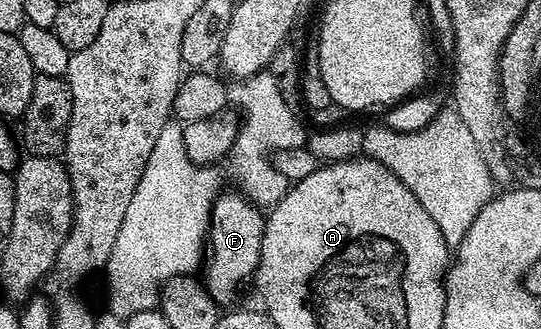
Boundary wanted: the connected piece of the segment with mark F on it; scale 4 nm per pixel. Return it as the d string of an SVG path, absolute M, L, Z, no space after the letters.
M226 189L215 199L214 208L210 211L208 258L204 263L204 271L206 267L204 282L210 296L219 305L230 305L226 303L233 301L234 294L242 287L242 282L245 279L255 278L265 228L266 215L263 208L246 198L241 191Z

